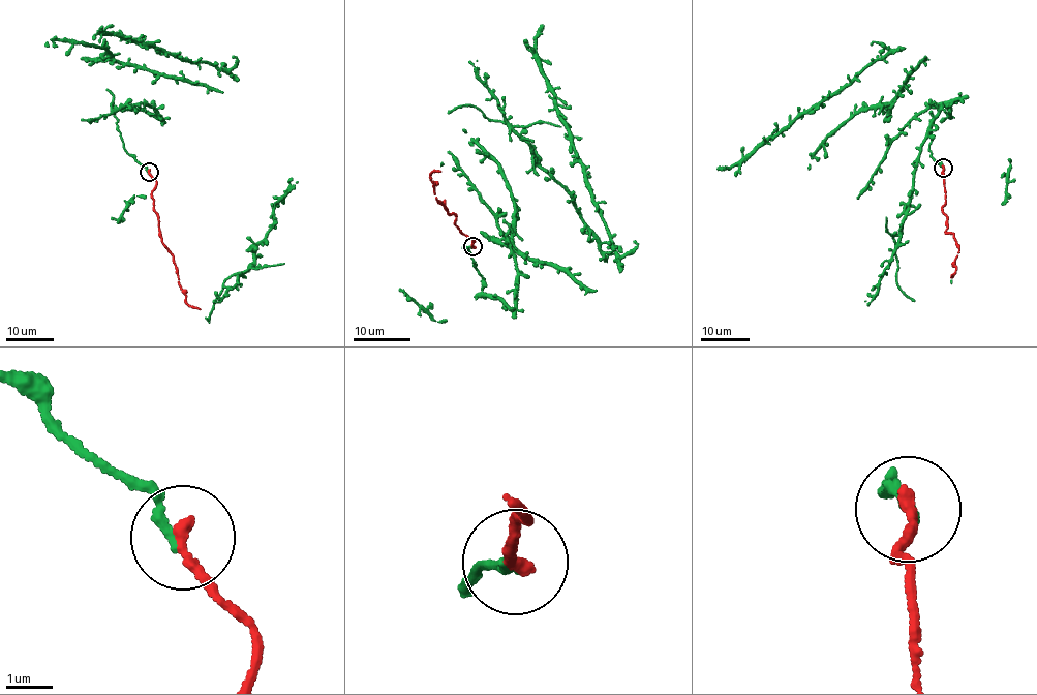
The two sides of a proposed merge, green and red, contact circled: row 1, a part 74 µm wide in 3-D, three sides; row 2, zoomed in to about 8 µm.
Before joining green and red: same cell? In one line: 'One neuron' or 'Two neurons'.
One neuron

